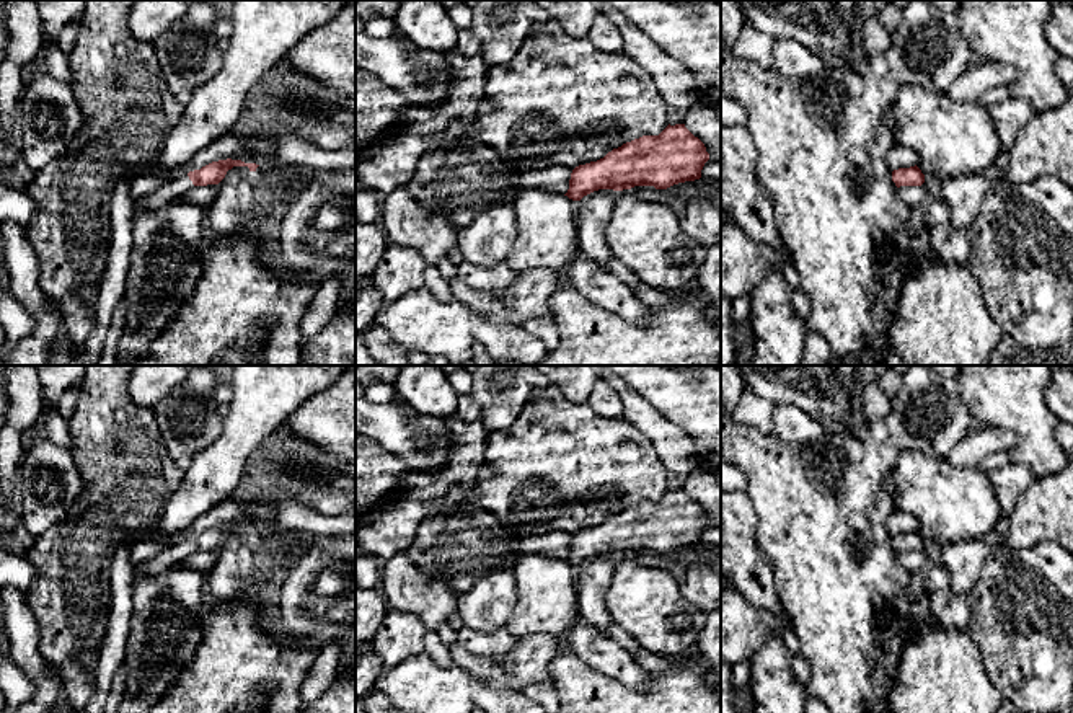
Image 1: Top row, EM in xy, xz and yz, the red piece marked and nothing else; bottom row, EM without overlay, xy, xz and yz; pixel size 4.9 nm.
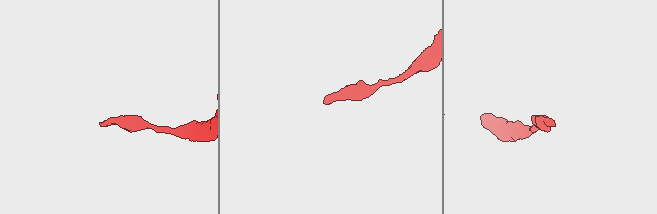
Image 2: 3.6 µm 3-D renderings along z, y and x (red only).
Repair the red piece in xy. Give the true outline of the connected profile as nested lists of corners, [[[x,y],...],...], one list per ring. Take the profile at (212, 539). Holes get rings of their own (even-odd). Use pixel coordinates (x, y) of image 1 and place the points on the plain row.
[[[232,524],[212,527],[202,532],[201,535],[194,535],[178,543],[173,543],[163,548],[158,555],[155,555],[148,561],[137,565],[134,568],[135,579],[142,576],[158,574],[171,568],[173,565],[181,563],[186,556],[192,555],[194,551],[219,550],[225,543],[227,537],[232,535],[233,532],[248,532],[249,537],[256,537],[259,530],[245,529],[241,525]]]

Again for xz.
[[[669,489],[659,501],[642,501],[597,527],[576,532],[564,561],[581,566],[598,555],[623,556],[634,551],[667,555],[700,545],[708,525],[704,509],[685,489]]]

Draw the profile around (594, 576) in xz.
[[[598,555],[584,561],[576,576],[579,615],[603,635],[615,623],[607,605],[607,589],[613,579],[616,556]]]

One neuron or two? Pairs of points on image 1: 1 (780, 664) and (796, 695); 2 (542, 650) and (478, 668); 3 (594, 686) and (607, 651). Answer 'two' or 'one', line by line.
1: one
2: one
3: two

